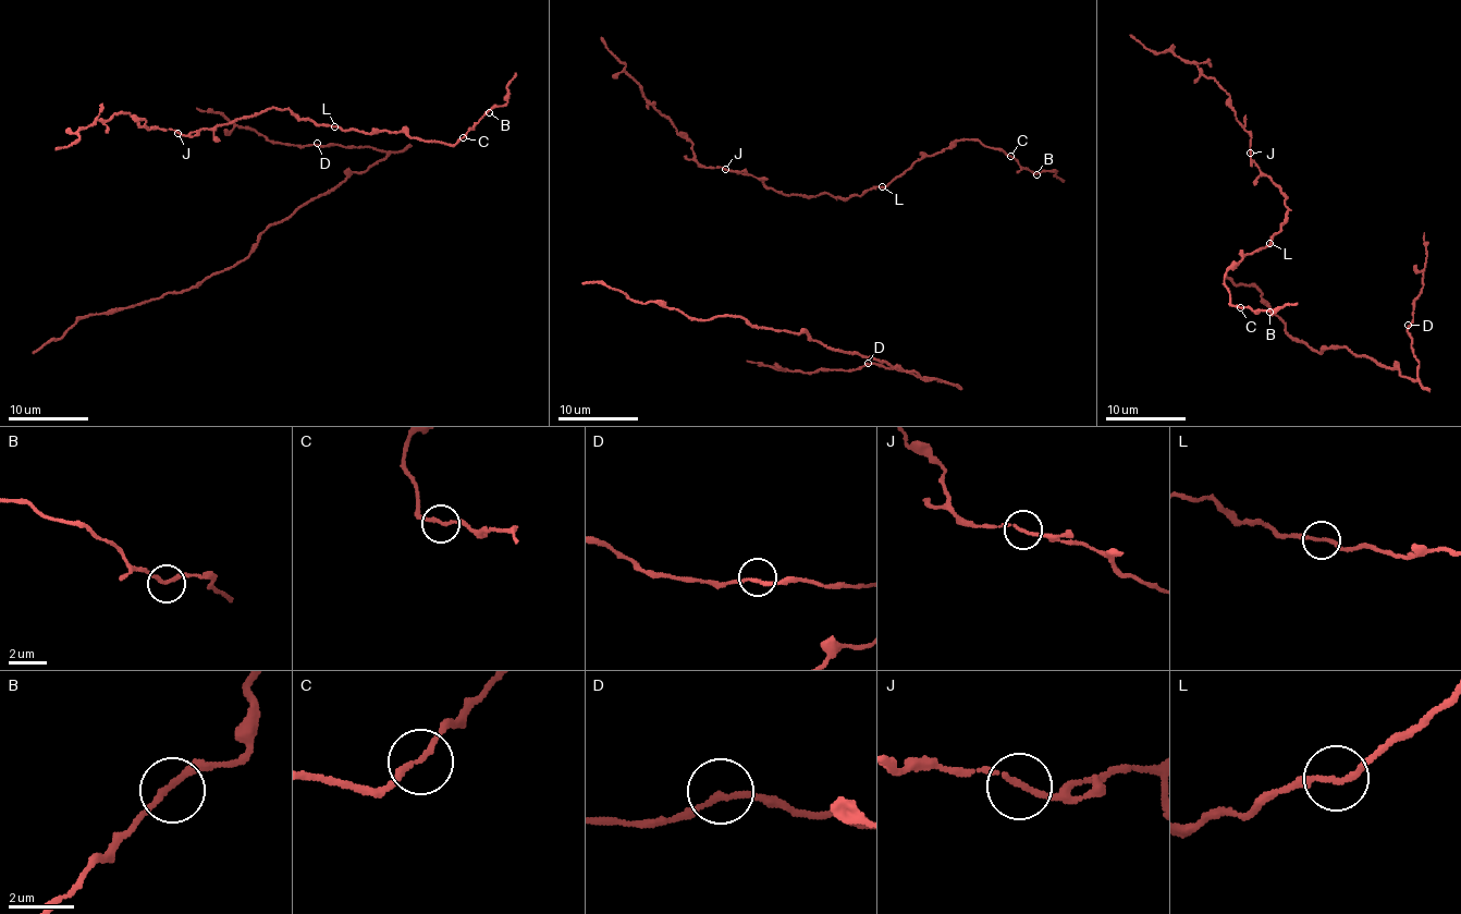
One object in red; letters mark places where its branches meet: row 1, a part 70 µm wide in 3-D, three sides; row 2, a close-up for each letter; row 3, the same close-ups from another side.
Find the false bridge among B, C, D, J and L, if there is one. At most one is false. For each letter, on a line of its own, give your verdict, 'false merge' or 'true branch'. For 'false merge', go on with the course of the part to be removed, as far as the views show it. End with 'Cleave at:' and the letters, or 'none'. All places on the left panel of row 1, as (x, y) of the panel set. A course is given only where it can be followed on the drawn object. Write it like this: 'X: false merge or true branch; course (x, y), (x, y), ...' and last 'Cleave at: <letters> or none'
B: true branch
C: true branch
D: true branch
J: true branch
L: true branch
Cleave at: none

